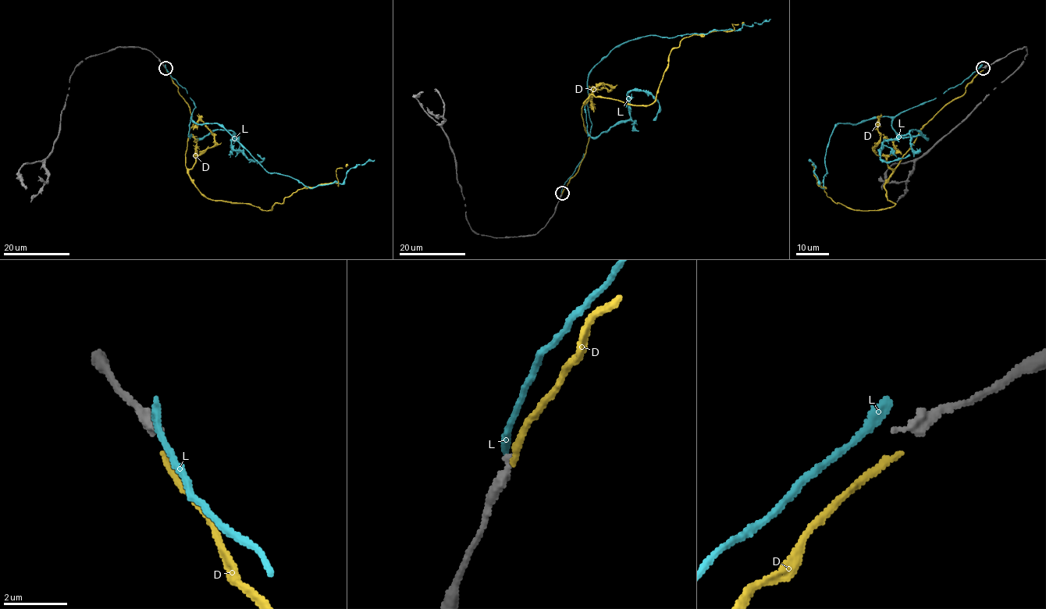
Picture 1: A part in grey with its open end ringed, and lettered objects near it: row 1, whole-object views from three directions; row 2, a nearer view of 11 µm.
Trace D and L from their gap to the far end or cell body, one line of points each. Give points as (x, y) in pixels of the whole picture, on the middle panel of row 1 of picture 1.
D: (562, 193), (584, 157), (589, 137), (581, 107), (591, 94), (646, 105), (684, 38), (743, 23)
L: (561, 191), (589, 140), (588, 74), (613, 49), (642, 37), (738, 30), (770, 19)

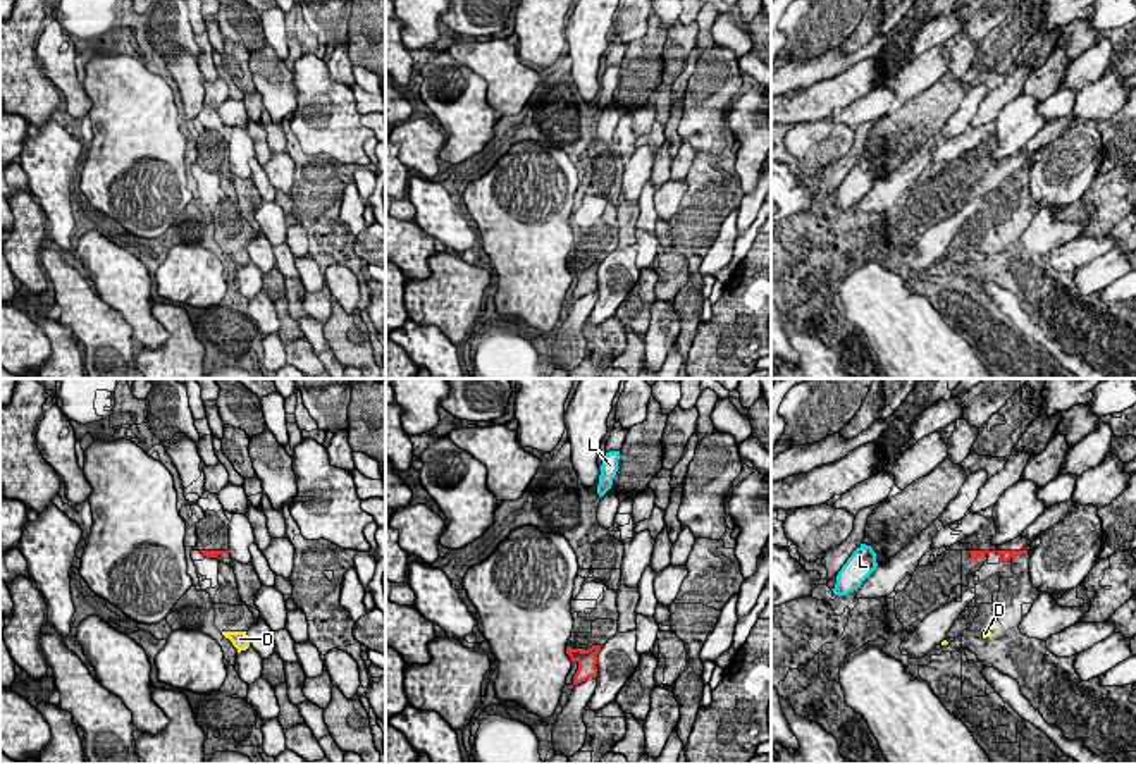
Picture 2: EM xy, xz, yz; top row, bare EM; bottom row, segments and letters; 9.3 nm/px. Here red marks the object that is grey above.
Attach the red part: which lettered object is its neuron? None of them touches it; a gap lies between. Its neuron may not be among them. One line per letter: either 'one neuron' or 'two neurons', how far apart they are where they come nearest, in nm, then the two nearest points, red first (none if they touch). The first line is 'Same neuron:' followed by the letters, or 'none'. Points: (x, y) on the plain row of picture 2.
Same neuron: D
D: one neuron | 650 nm | yz (1000, 176), (990, 246)
L: two neurons | 850 nm | yz (969, 172), (876, 178)

